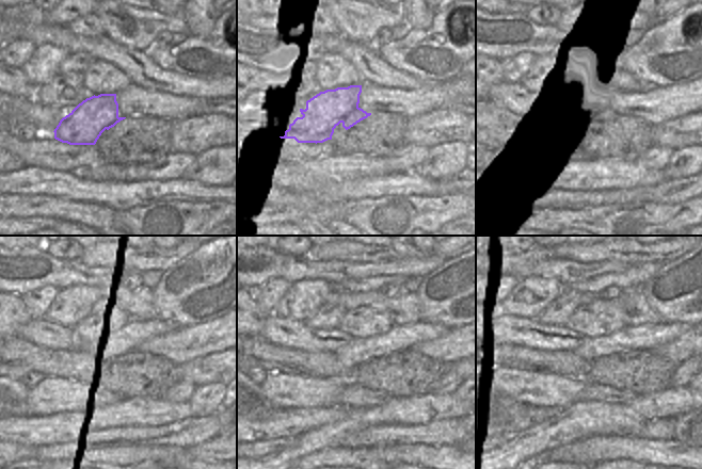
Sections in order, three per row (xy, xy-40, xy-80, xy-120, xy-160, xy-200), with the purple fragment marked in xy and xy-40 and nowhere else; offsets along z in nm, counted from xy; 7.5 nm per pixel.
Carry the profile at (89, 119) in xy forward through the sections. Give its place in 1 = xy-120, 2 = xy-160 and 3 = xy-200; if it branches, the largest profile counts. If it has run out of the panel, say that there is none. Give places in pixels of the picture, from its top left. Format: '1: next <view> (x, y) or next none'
1: next xy-120 (111, 348)
2: next xy-160 (356, 351)
3: next xy-200 (645, 338)

